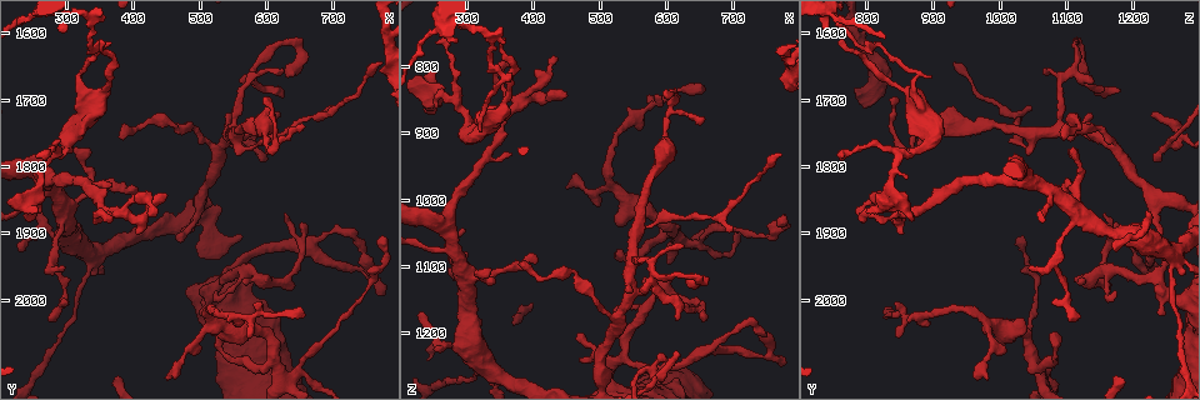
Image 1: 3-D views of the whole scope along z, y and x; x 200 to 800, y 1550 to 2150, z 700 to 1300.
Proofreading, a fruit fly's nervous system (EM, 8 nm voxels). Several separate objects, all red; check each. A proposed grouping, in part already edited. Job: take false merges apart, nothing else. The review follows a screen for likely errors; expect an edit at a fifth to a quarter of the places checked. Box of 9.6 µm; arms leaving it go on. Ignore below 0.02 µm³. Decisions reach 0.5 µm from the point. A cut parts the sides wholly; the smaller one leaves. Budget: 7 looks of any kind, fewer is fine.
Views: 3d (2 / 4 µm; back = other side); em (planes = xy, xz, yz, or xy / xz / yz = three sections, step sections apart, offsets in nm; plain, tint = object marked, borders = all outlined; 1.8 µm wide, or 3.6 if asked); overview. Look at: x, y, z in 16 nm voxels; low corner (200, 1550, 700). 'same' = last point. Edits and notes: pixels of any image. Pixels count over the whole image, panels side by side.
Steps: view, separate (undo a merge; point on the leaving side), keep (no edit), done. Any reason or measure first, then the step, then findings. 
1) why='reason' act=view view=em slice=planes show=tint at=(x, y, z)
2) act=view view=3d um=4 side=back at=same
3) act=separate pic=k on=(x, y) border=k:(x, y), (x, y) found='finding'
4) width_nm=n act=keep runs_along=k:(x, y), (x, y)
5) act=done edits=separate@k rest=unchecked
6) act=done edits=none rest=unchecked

why='narrows sharply' act=view view=em slice=yz step=16 show=tint at=(605, 1775, 870)

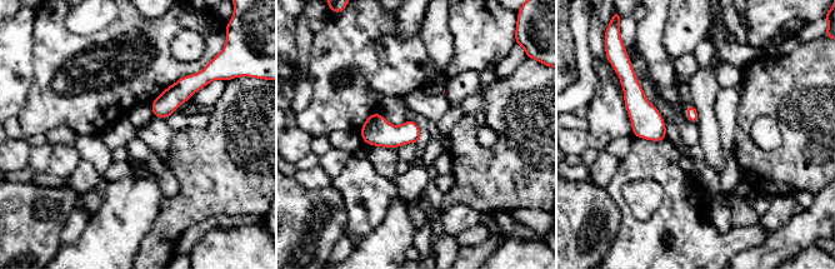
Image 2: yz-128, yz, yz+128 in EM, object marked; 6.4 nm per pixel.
act=view view=em slice=planes show=tint at=same

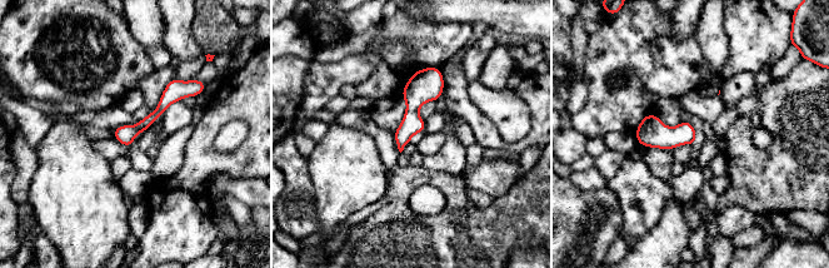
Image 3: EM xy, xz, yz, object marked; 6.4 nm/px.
act=keep found='all the same cell'

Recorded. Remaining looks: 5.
why='a narrow waist' act=view view=em um=3.6 slice=xz step=8 show=borders at=(610, 2090, 1050)

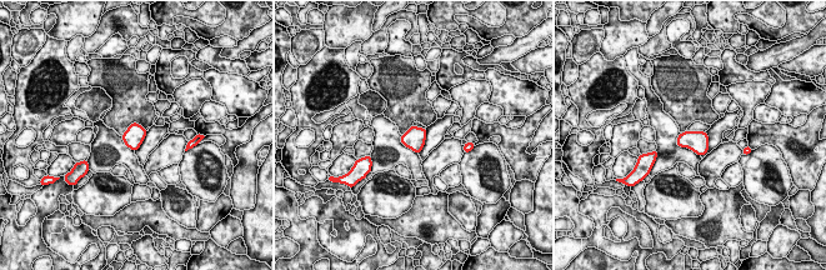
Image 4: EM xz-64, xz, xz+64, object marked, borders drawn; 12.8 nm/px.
act=keep found='one cell here'

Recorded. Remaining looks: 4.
act=view view=3d um=4 at=(535, 1975, 1240)

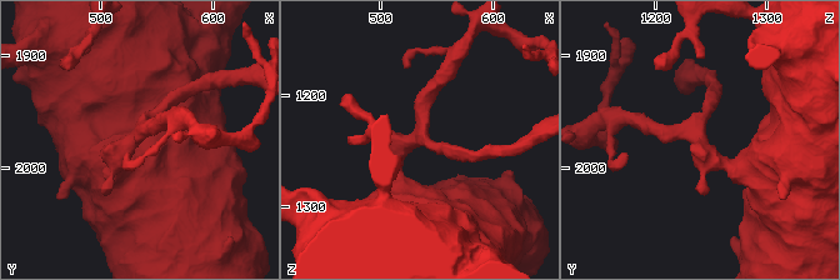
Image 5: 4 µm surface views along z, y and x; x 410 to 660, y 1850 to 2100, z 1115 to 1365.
act=view view=em slice=planes show=tint at=(532, 1972, 1238)

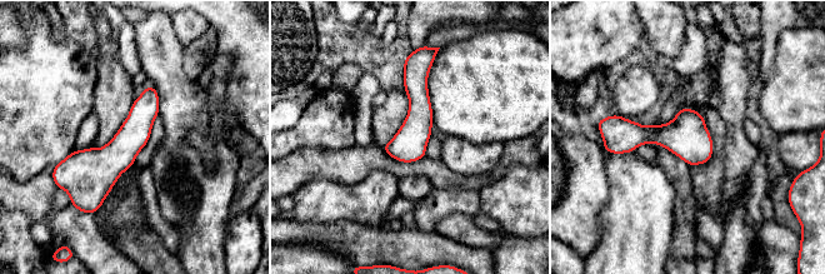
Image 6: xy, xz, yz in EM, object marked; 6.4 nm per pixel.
width_nm=220 act=keep found='all the same cell'

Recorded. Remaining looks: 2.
act=done edits=none rest=unchecked

